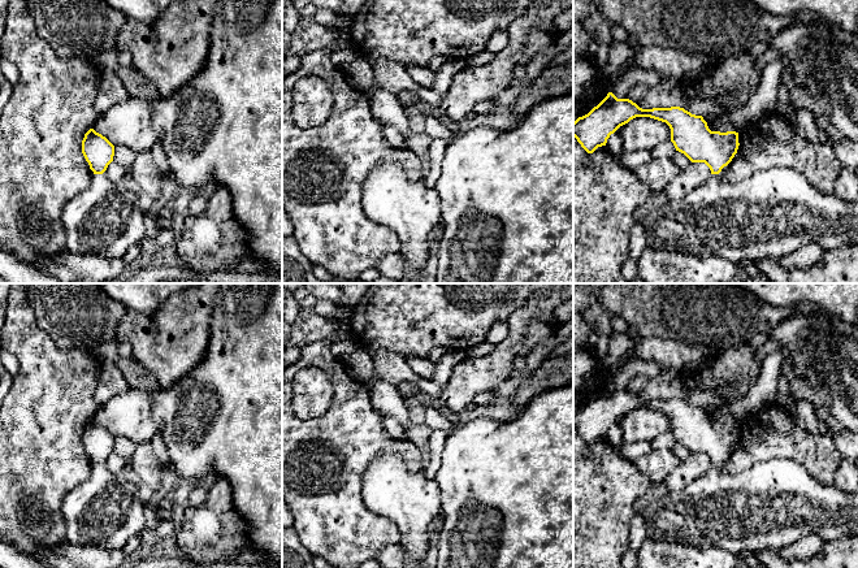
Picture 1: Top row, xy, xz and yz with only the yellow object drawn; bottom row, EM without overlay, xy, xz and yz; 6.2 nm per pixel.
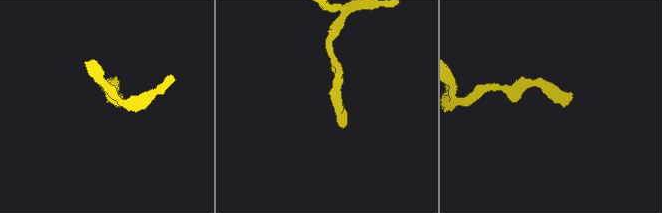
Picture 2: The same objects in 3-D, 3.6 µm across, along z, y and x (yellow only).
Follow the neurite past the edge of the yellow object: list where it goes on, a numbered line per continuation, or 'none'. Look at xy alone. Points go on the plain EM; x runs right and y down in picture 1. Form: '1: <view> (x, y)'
1: xy (104, 511)

